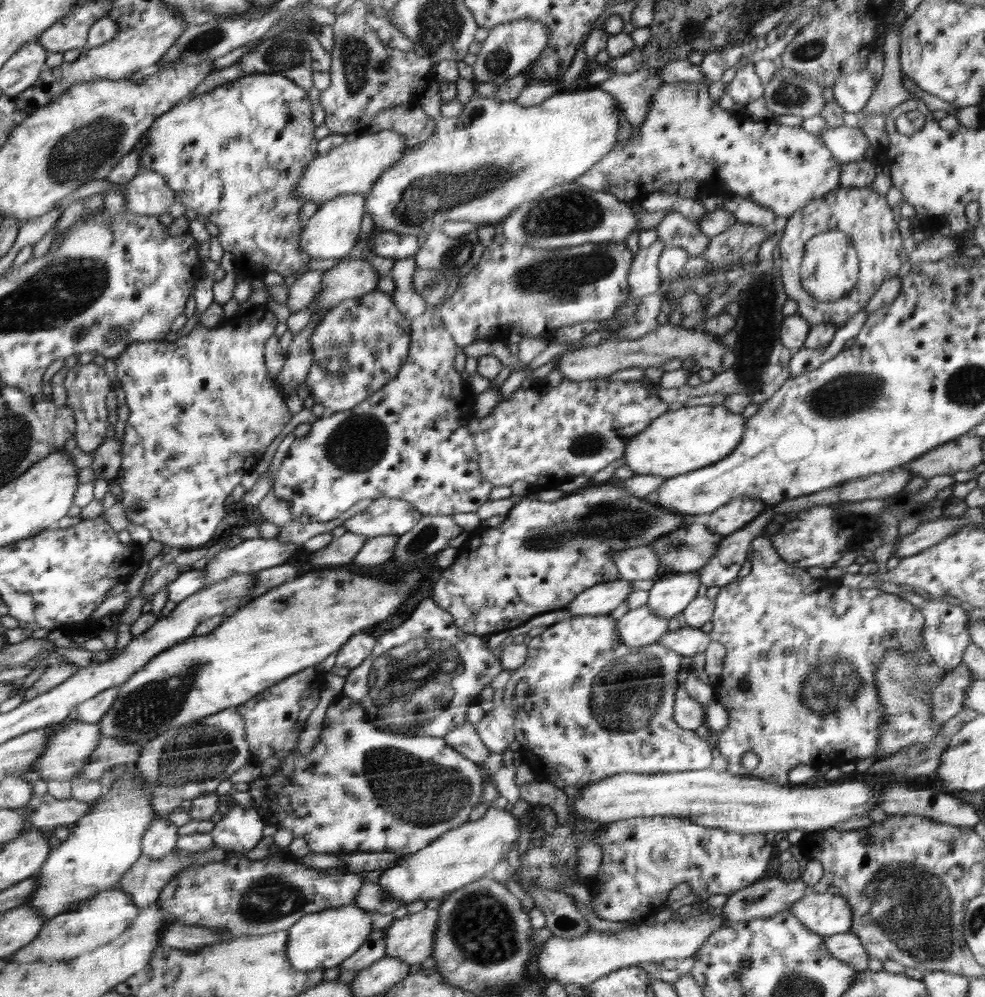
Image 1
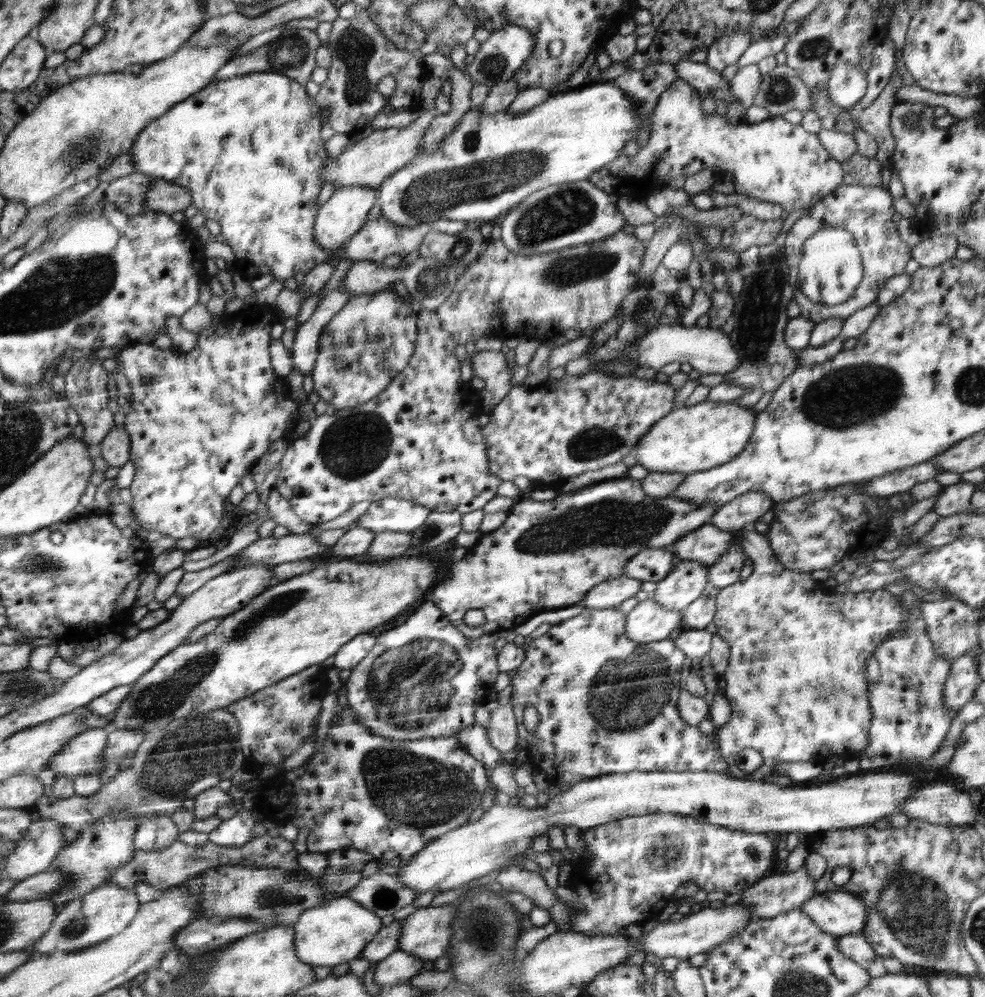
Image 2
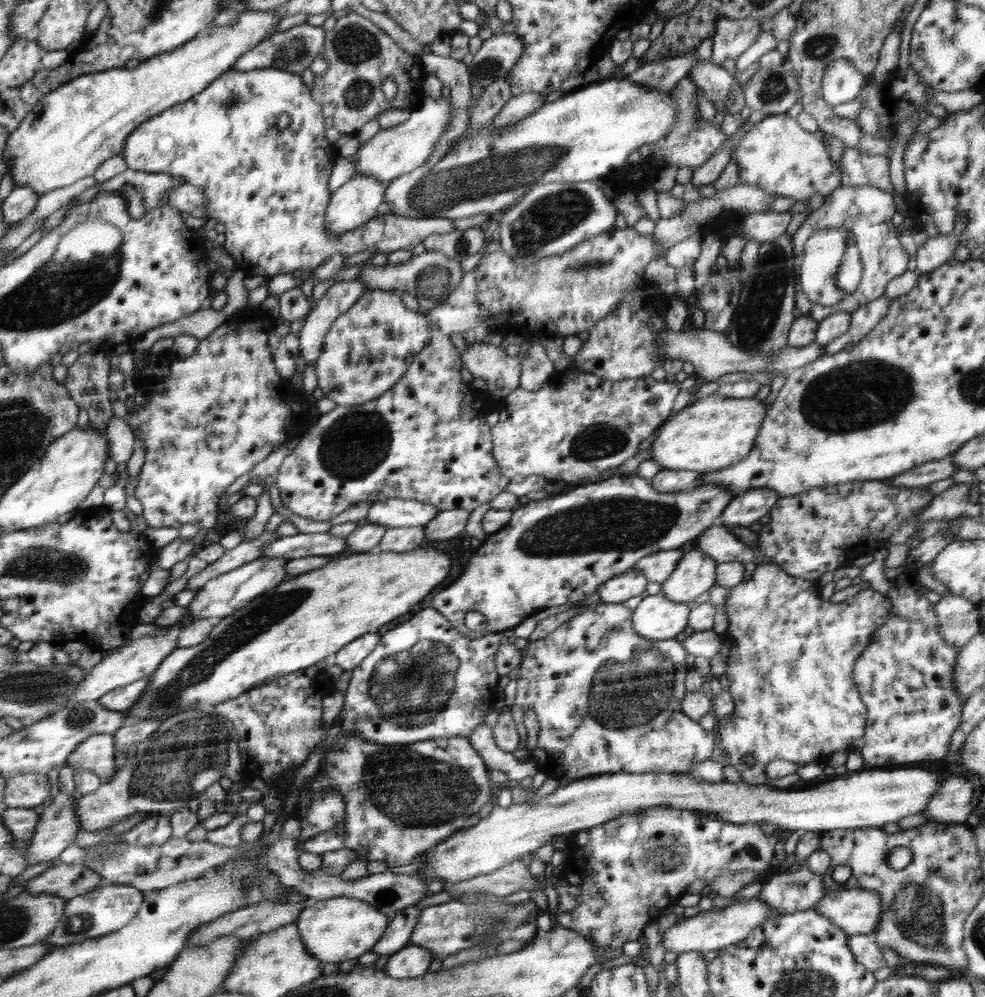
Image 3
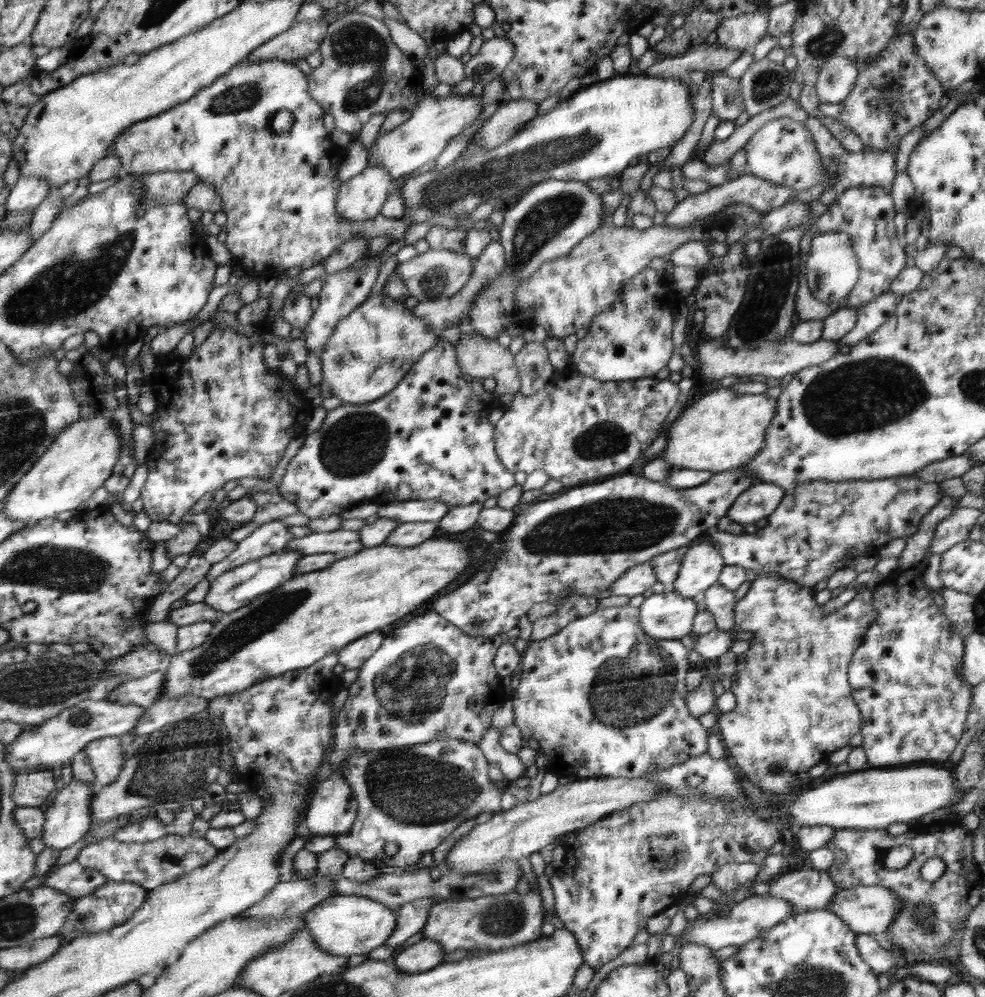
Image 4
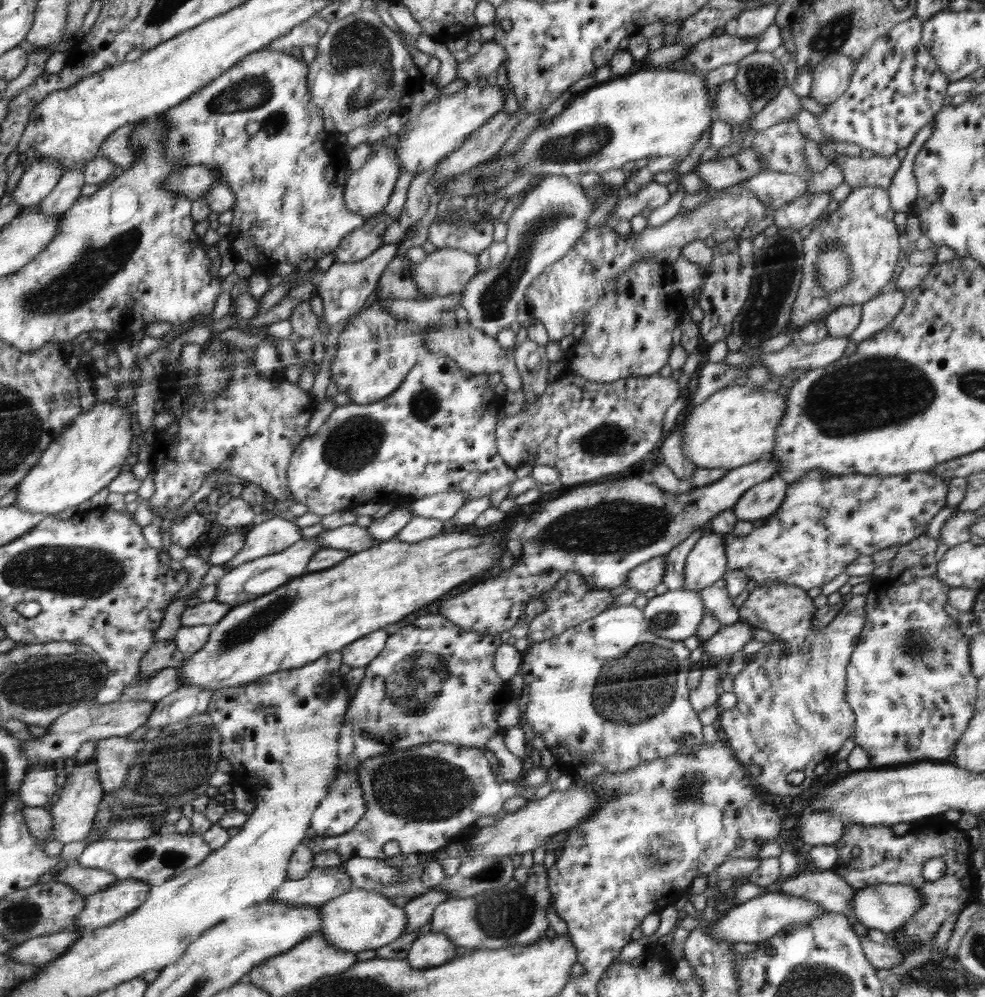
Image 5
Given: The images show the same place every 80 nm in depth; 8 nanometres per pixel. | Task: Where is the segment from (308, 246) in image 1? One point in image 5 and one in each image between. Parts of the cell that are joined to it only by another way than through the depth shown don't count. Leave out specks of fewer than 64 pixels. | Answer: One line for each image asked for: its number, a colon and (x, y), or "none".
2: (344, 214)
3: (354, 203)
4: (361, 198)
5: (367, 191)

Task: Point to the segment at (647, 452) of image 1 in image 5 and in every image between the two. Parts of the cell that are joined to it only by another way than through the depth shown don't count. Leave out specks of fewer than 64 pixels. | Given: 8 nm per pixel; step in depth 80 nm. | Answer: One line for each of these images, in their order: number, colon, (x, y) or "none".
2: (691, 439)
3: (715, 432)
4: (721, 430)
5: (736, 426)

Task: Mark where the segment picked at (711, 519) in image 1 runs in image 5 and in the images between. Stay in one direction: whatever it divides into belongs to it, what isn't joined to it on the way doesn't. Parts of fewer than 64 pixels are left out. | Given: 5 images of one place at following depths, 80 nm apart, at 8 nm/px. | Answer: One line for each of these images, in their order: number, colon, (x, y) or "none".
2: (743, 511)
3: (744, 509)
4: (759, 501)
5: (759, 502)

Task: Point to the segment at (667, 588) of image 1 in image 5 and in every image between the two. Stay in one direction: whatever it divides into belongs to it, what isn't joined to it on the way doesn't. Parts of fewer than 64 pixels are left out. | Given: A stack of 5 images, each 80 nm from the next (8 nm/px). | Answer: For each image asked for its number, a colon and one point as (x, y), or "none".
2: (685, 582)
3: (695, 573)
4: (701, 566)
5: (706, 563)

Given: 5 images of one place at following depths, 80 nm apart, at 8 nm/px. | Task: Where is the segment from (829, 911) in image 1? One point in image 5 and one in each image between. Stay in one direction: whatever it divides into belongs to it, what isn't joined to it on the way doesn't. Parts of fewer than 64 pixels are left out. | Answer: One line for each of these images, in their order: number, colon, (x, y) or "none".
2: (839, 913)
3: (855, 911)
4: (866, 909)
5: (886, 907)

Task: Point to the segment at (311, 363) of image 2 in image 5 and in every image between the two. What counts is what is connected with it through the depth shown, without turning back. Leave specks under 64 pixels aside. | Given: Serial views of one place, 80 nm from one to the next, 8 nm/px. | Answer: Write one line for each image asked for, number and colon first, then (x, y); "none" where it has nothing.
3: (340, 297)
4: (343, 291)
5: (344, 288)

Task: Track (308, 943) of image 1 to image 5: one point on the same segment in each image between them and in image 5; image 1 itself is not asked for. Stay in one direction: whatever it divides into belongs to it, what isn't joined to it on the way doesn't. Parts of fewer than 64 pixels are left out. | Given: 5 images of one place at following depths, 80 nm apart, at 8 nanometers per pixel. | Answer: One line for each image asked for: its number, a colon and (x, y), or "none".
2: (337, 931)
3: (343, 928)
4: (341, 925)
5: (360, 920)

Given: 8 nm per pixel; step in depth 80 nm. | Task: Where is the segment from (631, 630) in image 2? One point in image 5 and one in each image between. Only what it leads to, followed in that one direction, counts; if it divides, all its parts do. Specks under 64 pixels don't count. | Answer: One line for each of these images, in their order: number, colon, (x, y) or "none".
3: (656, 618)
4: (666, 616)
5: (676, 615)

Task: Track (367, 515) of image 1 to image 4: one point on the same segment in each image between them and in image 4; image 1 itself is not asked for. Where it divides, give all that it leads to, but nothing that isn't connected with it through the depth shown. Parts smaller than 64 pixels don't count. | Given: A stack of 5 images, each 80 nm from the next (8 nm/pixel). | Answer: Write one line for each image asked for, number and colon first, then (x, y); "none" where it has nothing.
2: (392, 514)
3: (394, 513)
4: (432, 510)

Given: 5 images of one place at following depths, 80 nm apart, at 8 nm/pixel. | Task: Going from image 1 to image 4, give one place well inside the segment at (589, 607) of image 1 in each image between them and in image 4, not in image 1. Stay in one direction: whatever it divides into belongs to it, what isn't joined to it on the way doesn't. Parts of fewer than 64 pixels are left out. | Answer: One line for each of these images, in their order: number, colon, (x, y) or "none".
2: (610, 594)
3: (632, 583)
4: (637, 580)

